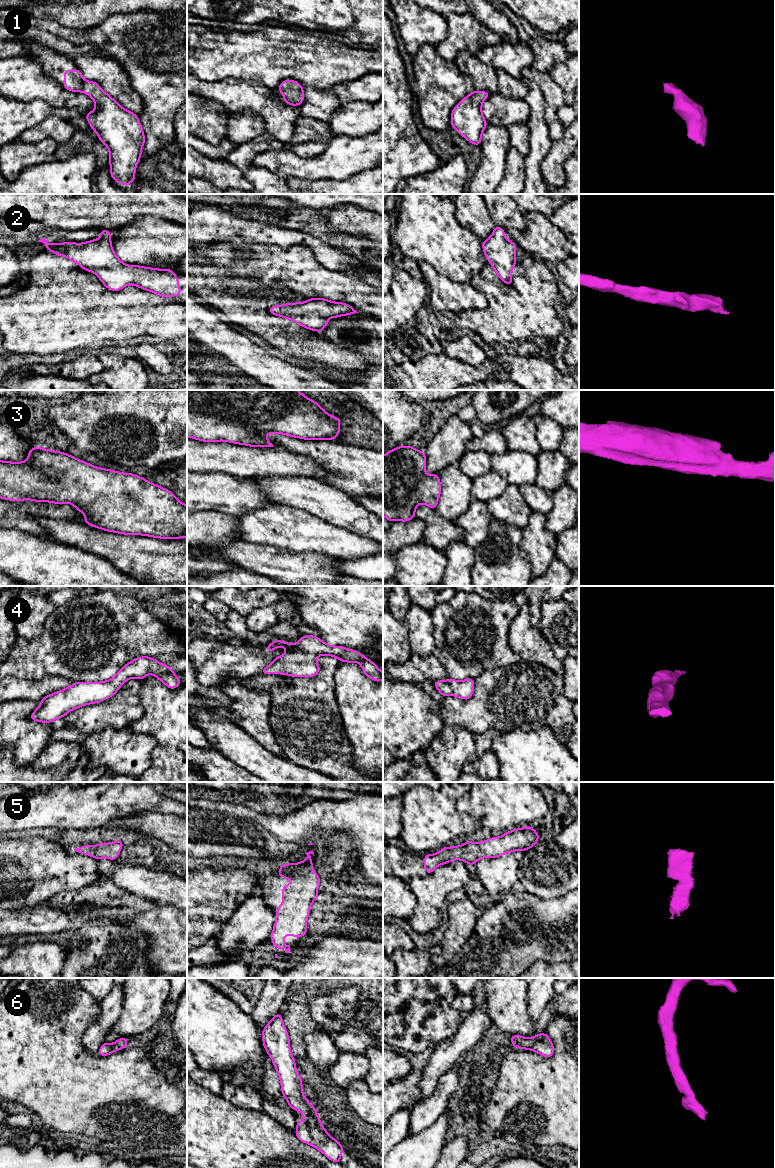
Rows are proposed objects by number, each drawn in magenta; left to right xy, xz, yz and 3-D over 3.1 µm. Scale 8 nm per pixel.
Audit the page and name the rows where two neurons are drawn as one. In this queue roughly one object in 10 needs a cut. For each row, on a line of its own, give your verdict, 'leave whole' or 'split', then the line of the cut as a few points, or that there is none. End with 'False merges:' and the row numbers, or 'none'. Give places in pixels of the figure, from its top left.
1: leave whole; cut none
2: leave whole; cut none
3: leave whole; cut none
4: leave whole; cut none
5: leave whole; cut none
6: leave whole; cut none
False merges: none

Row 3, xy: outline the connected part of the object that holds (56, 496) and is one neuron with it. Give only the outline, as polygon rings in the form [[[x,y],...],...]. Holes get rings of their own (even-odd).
[[[33,447],[23,462],[0,460],[0,498],[70,503],[86,516],[83,523],[119,534],[162,539],[187,537],[187,505],[163,487],[132,473],[104,469],[69,454]]]

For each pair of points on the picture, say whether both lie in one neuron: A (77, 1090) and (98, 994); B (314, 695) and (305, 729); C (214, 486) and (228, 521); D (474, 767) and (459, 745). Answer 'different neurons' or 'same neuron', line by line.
A: different neurons
B: same neuron
C: different neurons
D: different neurons

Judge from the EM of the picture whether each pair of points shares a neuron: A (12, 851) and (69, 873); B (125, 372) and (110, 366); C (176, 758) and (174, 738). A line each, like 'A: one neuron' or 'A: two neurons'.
A: one neuron
B: one neuron
C: two neurons

